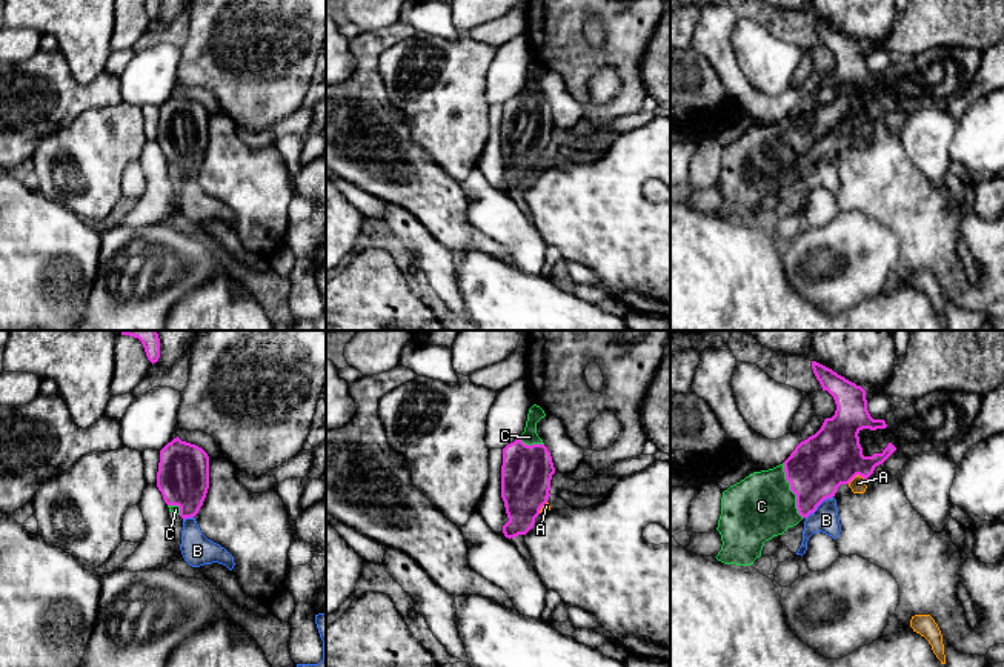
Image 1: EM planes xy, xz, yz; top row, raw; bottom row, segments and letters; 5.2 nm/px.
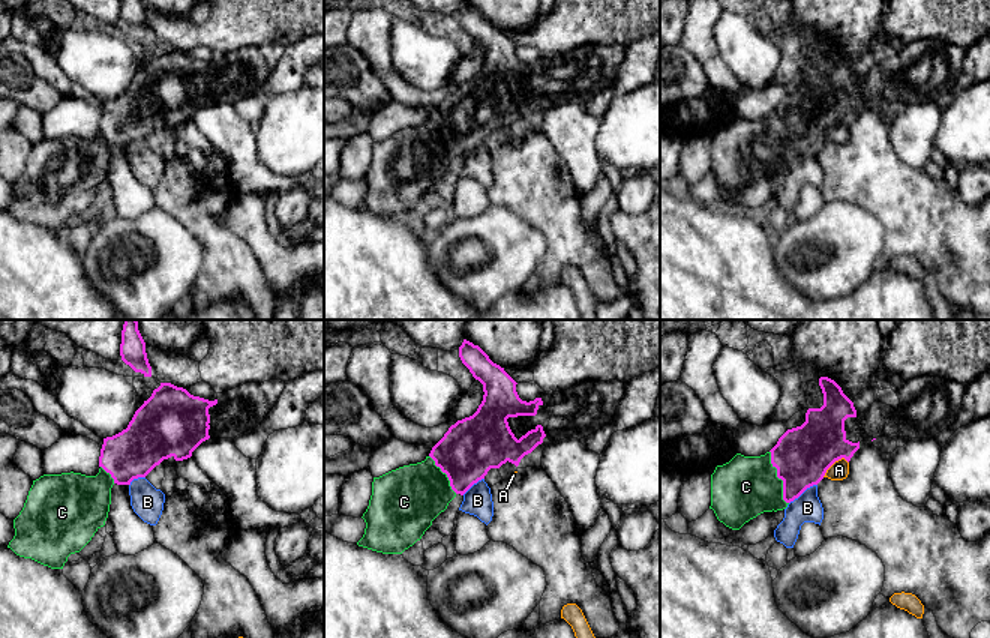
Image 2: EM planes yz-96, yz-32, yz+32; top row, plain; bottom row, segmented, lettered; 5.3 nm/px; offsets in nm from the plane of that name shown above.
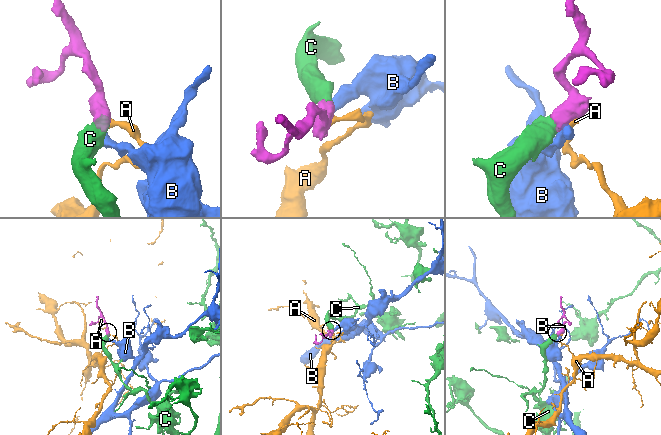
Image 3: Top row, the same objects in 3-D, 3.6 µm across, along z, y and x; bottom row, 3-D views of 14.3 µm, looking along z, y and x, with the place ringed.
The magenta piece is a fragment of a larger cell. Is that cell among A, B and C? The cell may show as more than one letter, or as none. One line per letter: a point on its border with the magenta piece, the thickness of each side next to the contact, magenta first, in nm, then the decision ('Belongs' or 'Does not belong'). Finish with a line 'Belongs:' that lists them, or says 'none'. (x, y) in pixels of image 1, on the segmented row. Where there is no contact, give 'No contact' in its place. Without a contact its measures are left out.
A: Touches magenta at yz (855, 475). Thickness 300 nm (magenta) against 80 nm. Does not belong
B: Touches magenta at yz (818, 504). Thickness 300 nm (magenta) against 140 nm. Does not belong
C: Touches magenta at yz (791, 489). Thickness 300 nm (magenta) against 340 nm. Belongs
Belongs: C

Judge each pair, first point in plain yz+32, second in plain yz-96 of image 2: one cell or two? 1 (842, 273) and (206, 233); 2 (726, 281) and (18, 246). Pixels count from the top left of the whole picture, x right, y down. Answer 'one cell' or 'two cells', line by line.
1: two cells
2: one cell

